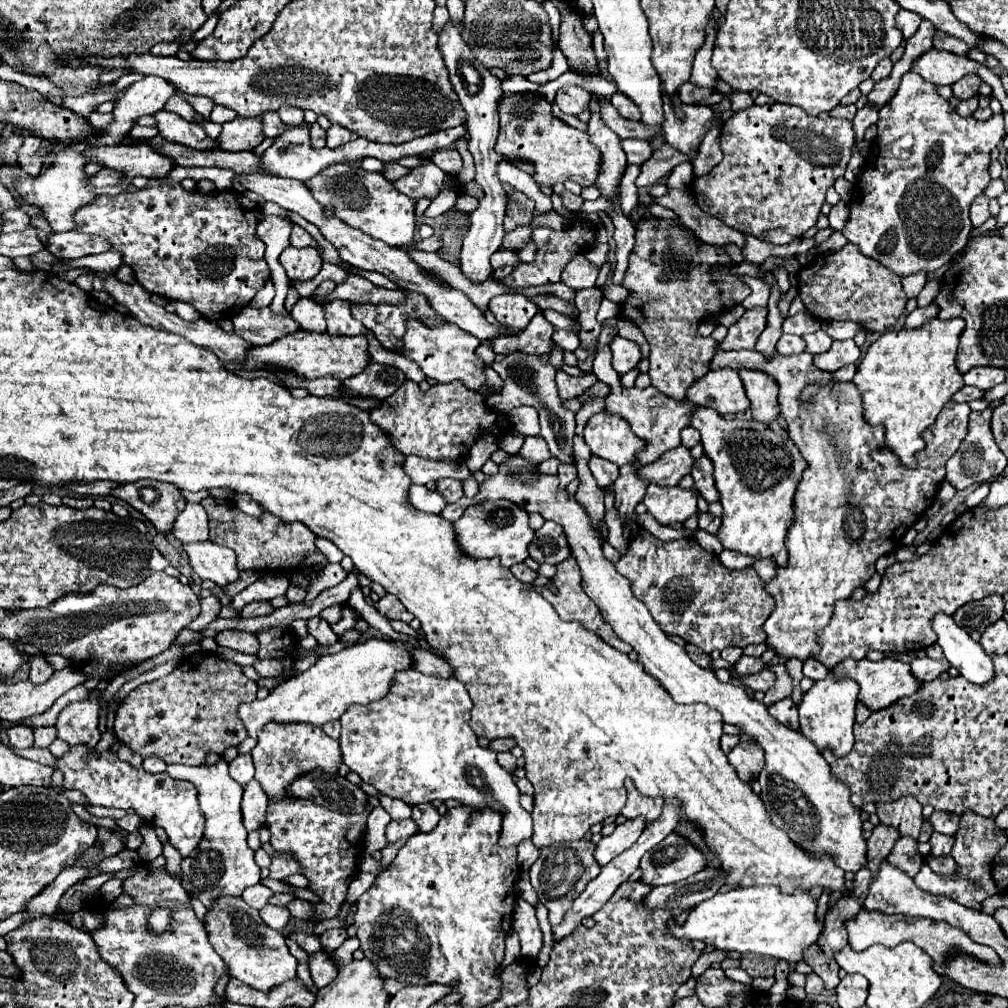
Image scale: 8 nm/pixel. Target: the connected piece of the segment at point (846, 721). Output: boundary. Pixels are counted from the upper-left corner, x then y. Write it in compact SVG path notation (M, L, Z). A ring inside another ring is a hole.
M832 673L824 681L816 681L814 687L804 693L802 703L798 707L800 711L800 733L806 735L812 743L816 743L816 749L832 751L832 755L842 757L852 751L854 745L854 707L856 707L856 695L858 685L852 679L836 679Z

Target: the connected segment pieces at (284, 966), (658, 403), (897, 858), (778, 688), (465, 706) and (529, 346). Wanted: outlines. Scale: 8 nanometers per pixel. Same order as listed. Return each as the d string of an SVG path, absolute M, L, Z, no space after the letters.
M242 897L216 899L212 909L206 913L206 931L214 951L224 959L230 977L236 977L238 981L260 991L272 991L272 987L278 987L288 979L296 979L298 961L290 955L286 937L268 927L260 913L248 907Z
M608 347L598 351L598 359L594 359L594 373L602 383L608 383L612 387L612 393L606 397L606 413L608 415L616 415L622 417L624 421L630 423L632 431L646 441L646 449L642 451L642 465L648 465L652 461L656 461L662 453L674 449L680 445L680 429L684 429L686 425L690 425L690 411L692 411L692 403L682 403L682 401L674 401L672 397L664 395L662 391L658 391L656 387L646 387L646 389L622 389L620 387L620 375L612 369L610 365L612 361L612 353Z
M900 837L888 855L888 863L914 877L922 867L922 855L916 851L916 841L910 837Z
M772 665L770 669L776 673L778 679L776 679L776 685L764 695L764 705L766 707L770 707L772 703L776 703L776 701L792 695L792 679L790 679L786 667L784 665Z
M414 669L400 671L396 673L396 679L384 699L372 701L368 705L352 705L340 717L342 759L350 767L350 771L358 773L364 779L364 783L374 785L380 793L388 797L402 799L410 807L430 803L434 799L456 799L466 807L488 807L492 811L498 811L502 815L502 833L498 839L500 847L518 847L518 843L532 837L532 817L520 805L522 793L516 787L512 775L496 763L496 753L478 745L476 733L468 725L470 709L472 699L460 681L452 677L426 677Z
M540 311L534 315L532 323L520 335L496 337L492 341L492 349L494 349L494 353L502 353L502 355L510 355L514 351L522 351L522 353L530 353L530 355L550 353L552 333L554 333L554 325L550 321L546 321L546 317Z

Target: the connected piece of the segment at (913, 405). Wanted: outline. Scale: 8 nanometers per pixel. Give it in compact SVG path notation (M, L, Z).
M930 319L916 331L886 331L876 339L864 359L858 365L858 371L852 379L852 383L858 387L862 395L862 409L864 409L864 419L870 425L882 425L884 427L884 437L886 445L892 449L892 453L902 461L904 467L916 467L916 453L924 449L924 431L936 423L938 413L942 407L950 401L954 391L964 387L962 375L956 371L956 347L958 347L958 337L964 329L962 319Z

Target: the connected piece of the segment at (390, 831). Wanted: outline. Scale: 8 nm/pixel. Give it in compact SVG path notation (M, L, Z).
M404 819L404 821L390 821L386 827L386 839L388 845L400 841L400 839L408 839L416 833L416 823L412 819Z

